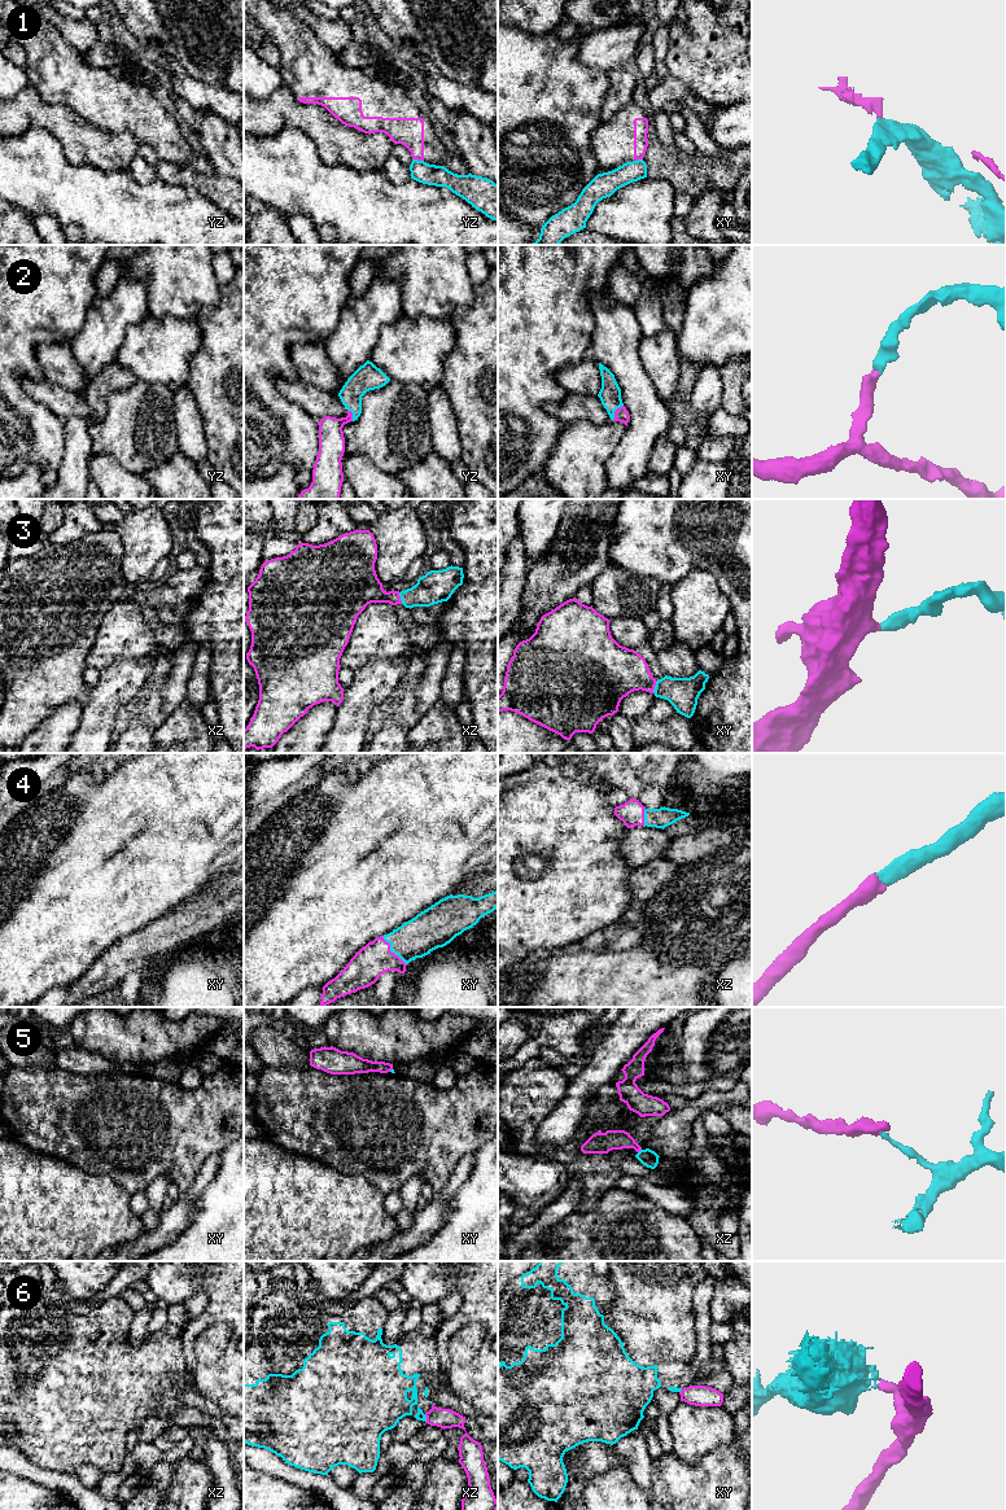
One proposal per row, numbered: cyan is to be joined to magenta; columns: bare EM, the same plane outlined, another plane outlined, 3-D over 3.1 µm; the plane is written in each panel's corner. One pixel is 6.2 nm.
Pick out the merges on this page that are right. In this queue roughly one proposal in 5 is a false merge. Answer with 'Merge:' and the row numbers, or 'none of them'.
Merge: 2, 3, 4

